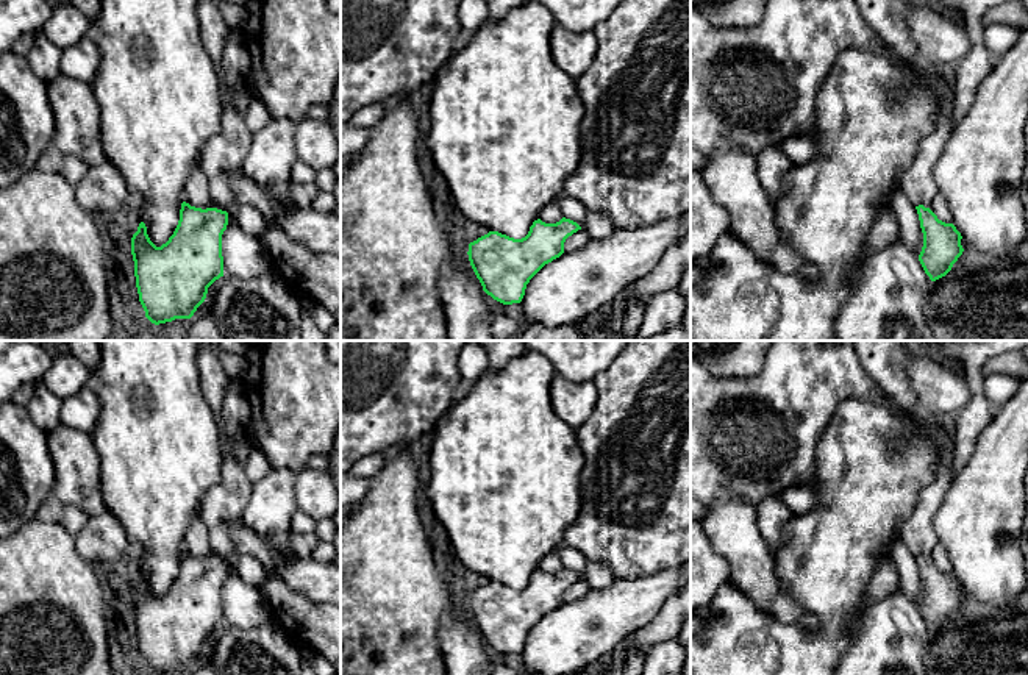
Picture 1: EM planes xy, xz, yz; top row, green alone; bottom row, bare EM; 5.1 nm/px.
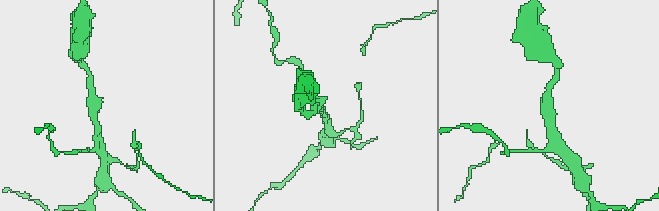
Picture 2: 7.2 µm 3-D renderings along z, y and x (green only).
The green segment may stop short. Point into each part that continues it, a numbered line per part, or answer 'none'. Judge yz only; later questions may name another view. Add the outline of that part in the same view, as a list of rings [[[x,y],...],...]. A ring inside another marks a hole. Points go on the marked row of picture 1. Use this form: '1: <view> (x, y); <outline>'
1: yz (916, 182); [[[937,62],[931,67],[931,72],[947,81],[947,91],[942,95],[945,111],[937,119],[934,131],[920,141],[911,166],[900,177],[900,188],[911,203],[914,206],[923,205],[925,208],[930,208],[937,194],[933,172],[953,130],[948,106],[955,100],[958,67],[947,62]]]

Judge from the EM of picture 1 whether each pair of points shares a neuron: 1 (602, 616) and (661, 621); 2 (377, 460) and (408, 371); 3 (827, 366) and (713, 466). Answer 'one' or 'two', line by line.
1: two
2: two
3: one

